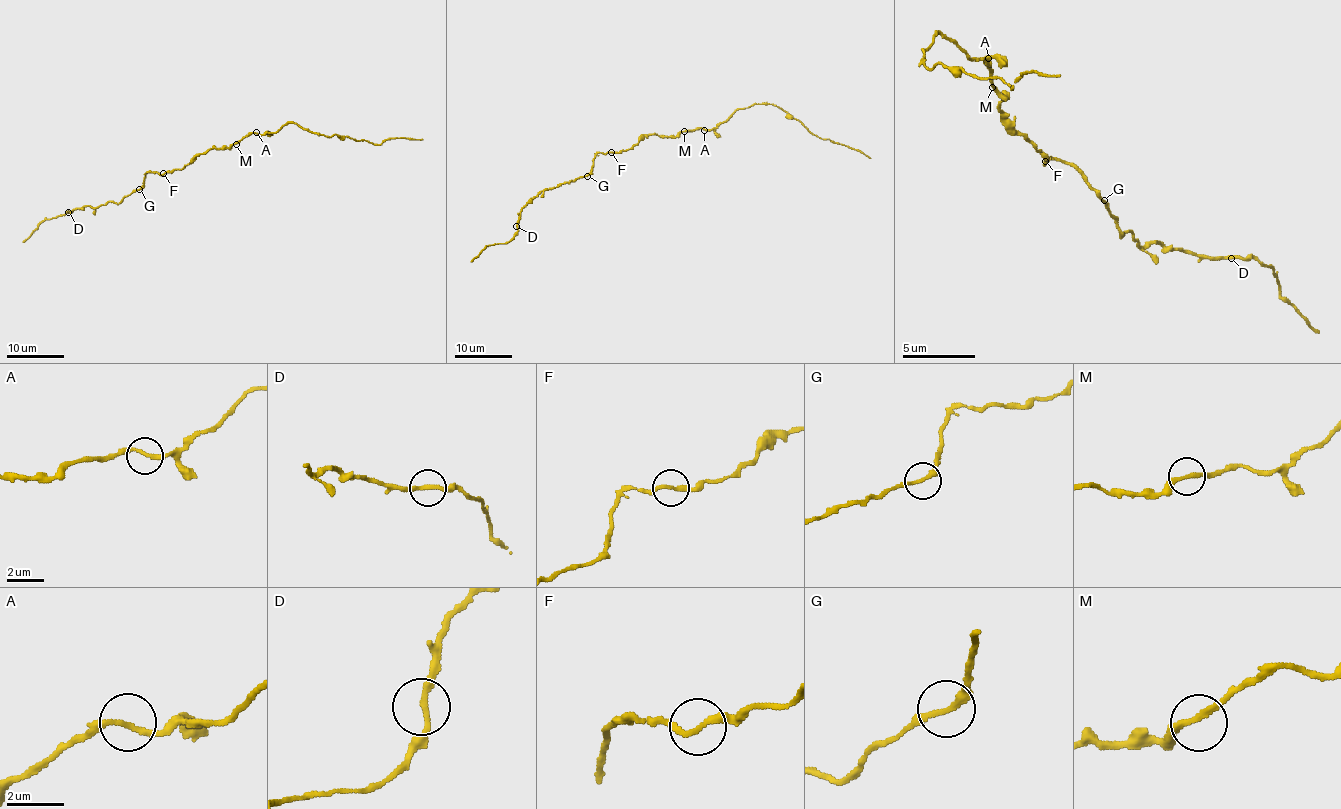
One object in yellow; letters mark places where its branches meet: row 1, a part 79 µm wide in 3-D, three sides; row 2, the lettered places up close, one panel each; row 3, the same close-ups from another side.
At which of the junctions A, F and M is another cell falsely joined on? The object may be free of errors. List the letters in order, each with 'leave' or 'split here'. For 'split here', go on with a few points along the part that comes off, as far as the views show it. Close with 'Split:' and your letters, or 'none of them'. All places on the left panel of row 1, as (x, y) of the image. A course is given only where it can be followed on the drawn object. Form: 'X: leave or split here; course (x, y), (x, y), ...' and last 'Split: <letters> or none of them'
A: leave
F: split here; course (164, 173), (146, 173), (138, 190), (117, 203), (83, 206), (45, 219), (22, 242)
M: leave
Split: F

